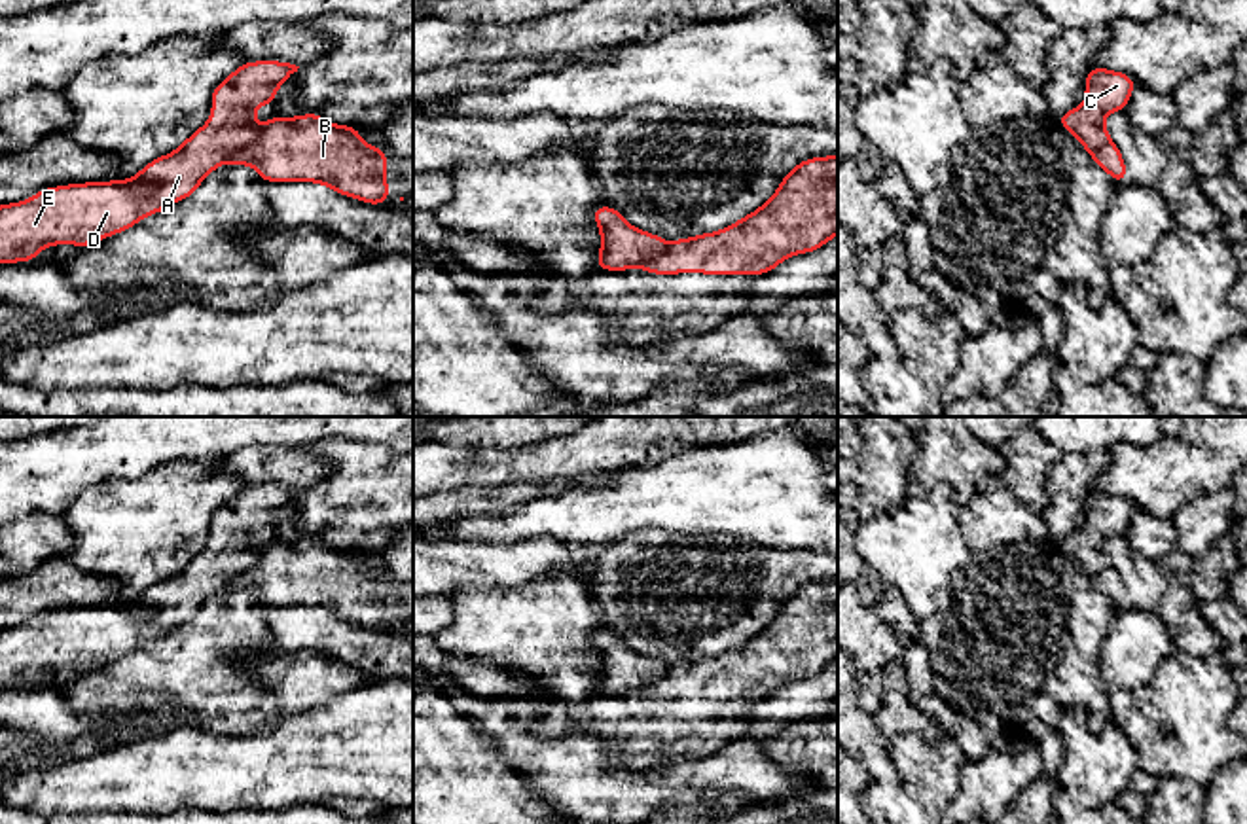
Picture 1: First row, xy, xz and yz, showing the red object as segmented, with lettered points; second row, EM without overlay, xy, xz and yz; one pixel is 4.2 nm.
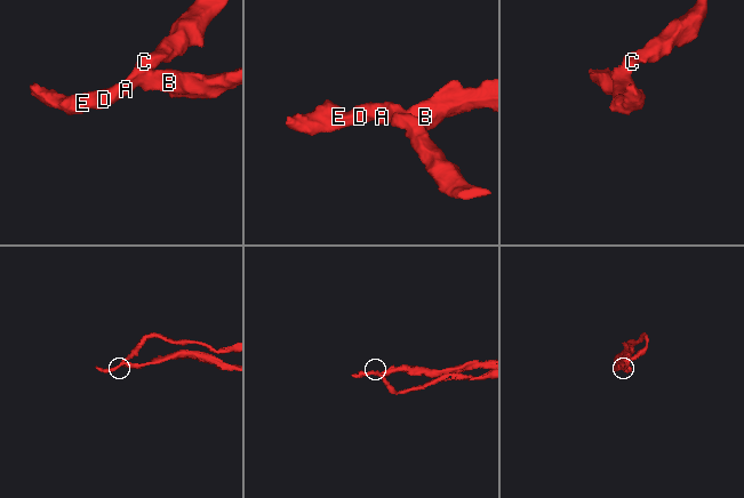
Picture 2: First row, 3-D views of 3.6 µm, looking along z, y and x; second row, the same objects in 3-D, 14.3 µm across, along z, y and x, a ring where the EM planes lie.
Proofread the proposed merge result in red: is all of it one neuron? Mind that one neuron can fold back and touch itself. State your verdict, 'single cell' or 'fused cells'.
fused cells

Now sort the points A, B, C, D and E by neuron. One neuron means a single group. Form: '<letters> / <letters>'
A C D E / B

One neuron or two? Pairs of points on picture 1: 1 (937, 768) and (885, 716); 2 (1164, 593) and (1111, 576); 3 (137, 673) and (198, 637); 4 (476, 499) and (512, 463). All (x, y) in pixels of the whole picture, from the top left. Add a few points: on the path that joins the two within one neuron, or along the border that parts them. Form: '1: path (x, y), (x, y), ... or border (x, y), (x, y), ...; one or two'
1: border (942, 734), (931, 743), (916, 734), (889, 741); two
2: path (1151, 590), (1124, 586); one
3: path (152, 673), (162, 673), (182, 652); one
4: border (531, 482), (455, 487), (444, 493); two

